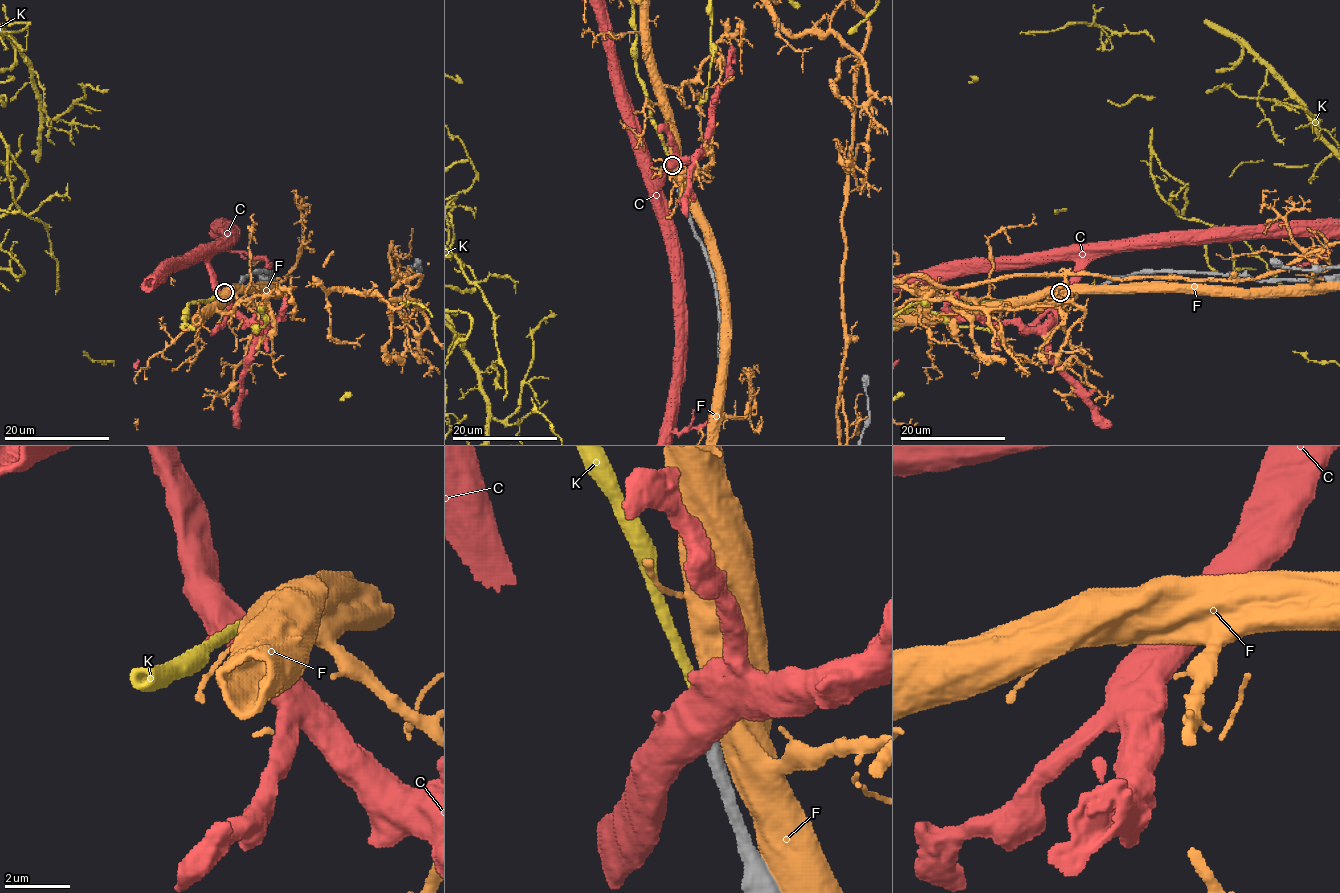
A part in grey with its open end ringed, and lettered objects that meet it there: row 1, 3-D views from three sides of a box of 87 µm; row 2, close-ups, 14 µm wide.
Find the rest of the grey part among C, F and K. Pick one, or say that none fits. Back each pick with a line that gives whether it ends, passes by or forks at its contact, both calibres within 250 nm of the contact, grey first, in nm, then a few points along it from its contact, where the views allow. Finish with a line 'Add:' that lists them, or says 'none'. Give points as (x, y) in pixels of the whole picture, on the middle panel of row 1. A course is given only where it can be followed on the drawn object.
K: it ends | 550/480 nm
Add: K

